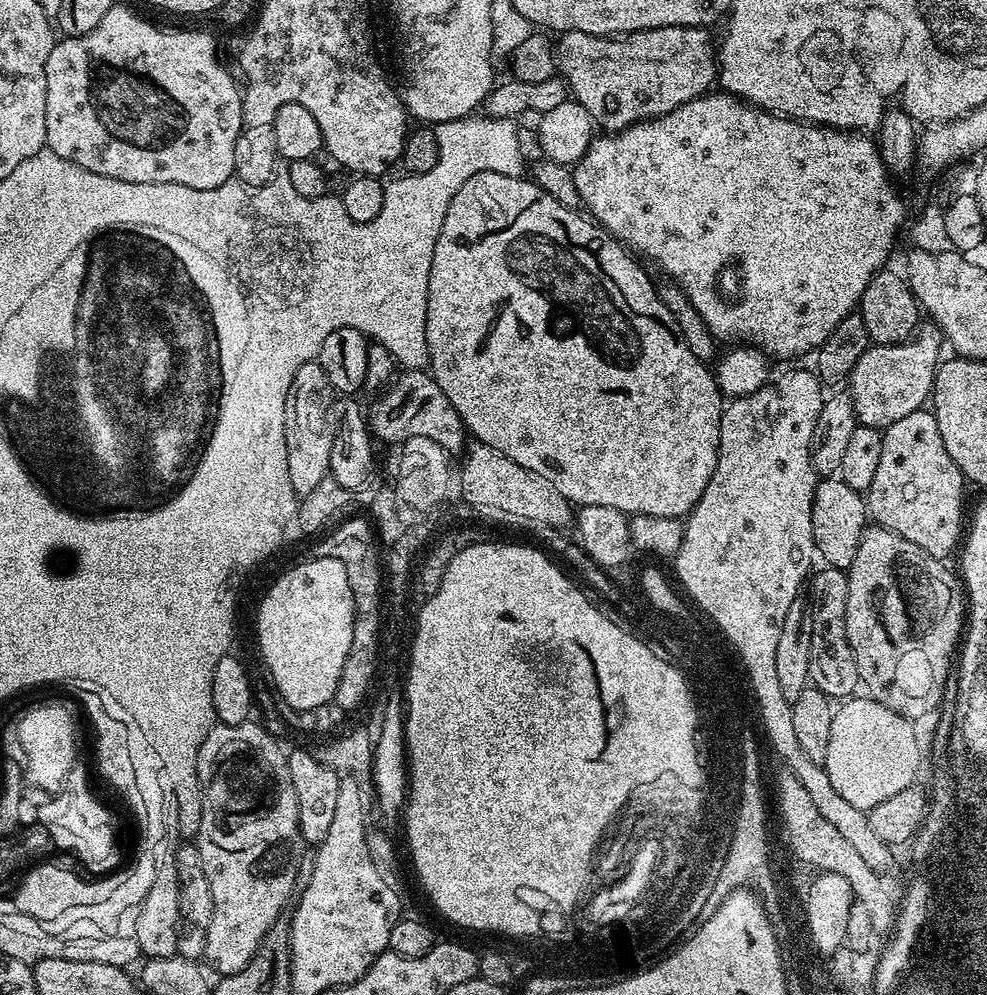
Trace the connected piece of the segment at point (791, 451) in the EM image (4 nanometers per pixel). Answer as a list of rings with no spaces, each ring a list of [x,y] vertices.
[[[796,368],[793,372],[788,372],[785,376],[780,376],[771,382],[764,384],[758,390],[754,390],[745,396],[737,396],[729,399],[724,405],[724,413],[720,419],[720,445],[718,446],[718,462],[714,466],[714,474],[710,474],[710,482],[706,482],[706,490],[702,490],[702,498],[698,498],[698,502],[692,507],[692,511],[688,513],[683,521],[684,537],[682,538],[682,546],[676,551],[674,563],[676,563],[676,576],[680,579],[679,587],[692,595],[691,603],[697,609],[700,609],[707,616],[716,616],[716,620],[723,624],[727,629],[729,636],[732,636],[732,643],[739,645],[740,651],[743,652],[744,660],[747,661],[748,667],[751,668],[752,680],[755,680],[756,692],[759,692],[760,705],[763,708],[764,720],[762,721],[762,732],[768,735],[768,744],[784,759],[783,767],[787,771],[797,776],[799,782],[802,782],[807,793],[810,794],[811,800],[818,806],[818,811],[826,818],[831,825],[838,828],[839,833],[847,839],[862,854],[870,867],[877,870],[884,870],[888,864],[889,845],[882,842],[882,838],[878,838],[878,834],[874,834],[873,827],[868,821],[867,811],[858,806],[850,806],[850,802],[846,802],[846,798],[842,798],[842,794],[838,794],[838,790],[834,790],[834,786],[830,782],[830,774],[824,769],[823,764],[815,764],[806,754],[803,753],[802,747],[798,742],[797,735],[793,729],[792,702],[787,701],[785,695],[782,694],[781,685],[777,679],[777,667],[774,660],[777,657],[778,638],[781,637],[782,622],[785,621],[786,614],[789,613],[790,604],[795,600],[796,596],[801,595],[802,589],[805,587],[806,581],[809,579],[810,573],[813,571],[812,556],[817,555],[814,546],[814,530],[812,529],[812,503],[814,502],[814,490],[818,483],[818,473],[814,470],[812,459],[810,458],[810,446],[812,445],[812,435],[814,434],[814,422],[818,422],[818,414],[822,410],[826,399],[826,388],[815,371],[804,368]]]

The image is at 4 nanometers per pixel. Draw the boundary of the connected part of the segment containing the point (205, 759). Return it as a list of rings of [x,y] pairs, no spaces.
[[[255,722],[247,724],[217,723],[210,730],[210,734],[206,734],[206,738],[198,750],[196,769],[198,770],[198,778],[200,779],[202,807],[200,808],[200,828],[196,831],[194,843],[198,854],[202,858],[202,870],[206,870],[206,882],[210,882],[210,895],[214,897],[214,914],[210,918],[210,934],[206,934],[206,950],[204,954],[213,973],[223,977],[236,974],[243,967],[247,966],[250,960],[254,958],[254,954],[258,950],[263,936],[274,925],[280,912],[285,911],[289,907],[290,901],[296,892],[294,882],[295,874],[298,871],[298,862],[302,859],[306,845],[302,838],[302,830],[298,826],[298,794],[294,794],[294,782],[290,782],[288,757],[285,749],[280,749],[279,742],[262,725],[255,724]]]

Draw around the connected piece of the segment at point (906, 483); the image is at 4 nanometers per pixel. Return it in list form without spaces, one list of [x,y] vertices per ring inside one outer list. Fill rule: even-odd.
[[[921,410],[914,414],[906,414],[906,418],[898,418],[889,428],[882,432],[882,455],[878,457],[878,471],[874,474],[874,482],[870,482],[866,493],[866,512],[872,516],[879,527],[890,530],[906,542],[914,542],[914,546],[922,546],[926,554],[948,558],[952,551],[957,551],[962,540],[960,519],[964,516],[964,475],[958,470],[954,458],[946,454],[946,445],[942,442],[942,434],[938,434],[936,415],[931,410]]]

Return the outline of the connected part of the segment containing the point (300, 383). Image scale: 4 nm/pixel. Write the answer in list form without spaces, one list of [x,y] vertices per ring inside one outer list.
[[[316,360],[298,366],[286,401],[286,464],[290,470],[290,486],[294,486],[297,497],[309,496],[318,482],[329,479],[333,399],[330,378],[326,378],[326,370]]]

